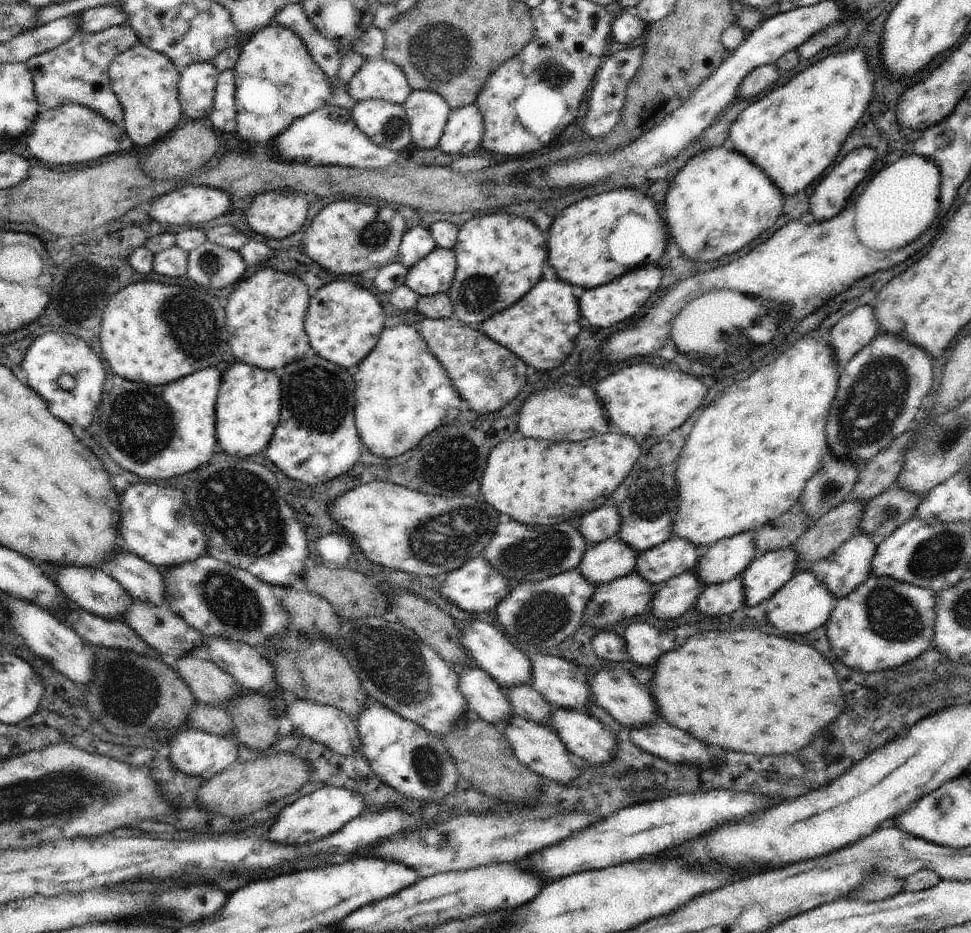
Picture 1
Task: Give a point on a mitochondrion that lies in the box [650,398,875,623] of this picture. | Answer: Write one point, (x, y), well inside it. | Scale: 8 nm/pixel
(828, 491)

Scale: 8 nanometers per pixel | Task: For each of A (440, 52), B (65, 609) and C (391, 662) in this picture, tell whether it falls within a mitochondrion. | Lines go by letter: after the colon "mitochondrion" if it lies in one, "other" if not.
A: mitochondrion
B: other
C: mitochondrion

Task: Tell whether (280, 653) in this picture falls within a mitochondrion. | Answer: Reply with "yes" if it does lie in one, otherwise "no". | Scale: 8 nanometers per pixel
yes

